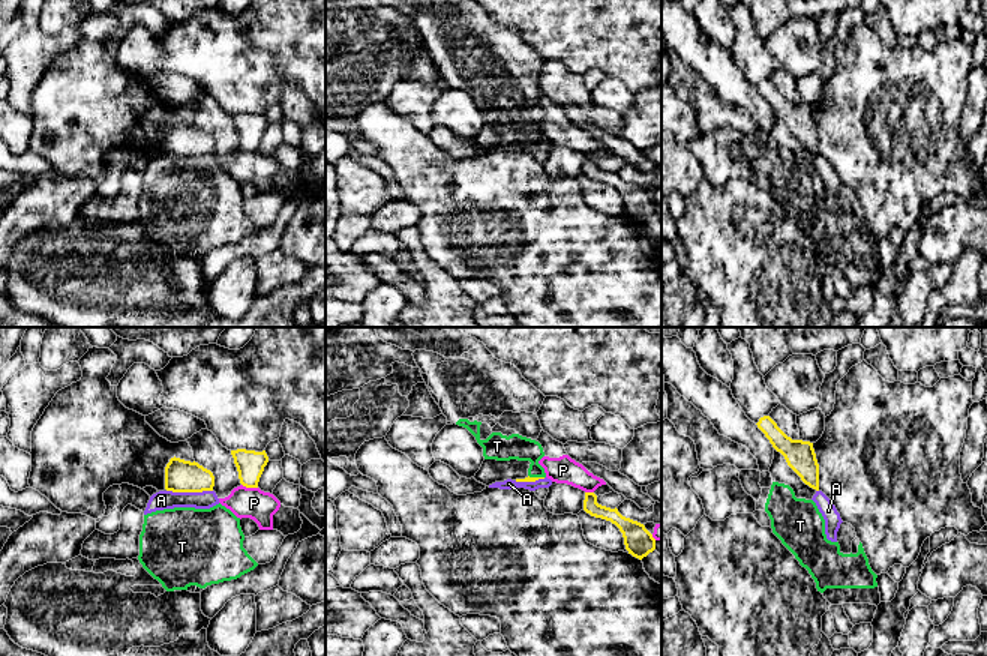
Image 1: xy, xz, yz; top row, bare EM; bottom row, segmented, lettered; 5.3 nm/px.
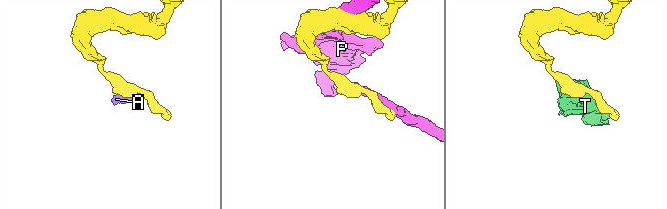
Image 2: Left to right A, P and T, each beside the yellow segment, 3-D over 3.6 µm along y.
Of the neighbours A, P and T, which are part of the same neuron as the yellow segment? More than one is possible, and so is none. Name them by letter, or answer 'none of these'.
none of these

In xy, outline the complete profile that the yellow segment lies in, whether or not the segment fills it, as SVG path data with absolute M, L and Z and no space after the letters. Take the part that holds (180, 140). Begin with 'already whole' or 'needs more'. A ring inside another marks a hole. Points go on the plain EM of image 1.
already whole; M171 122L165 131L165 153L172 156L213 155L214 140L198 126Z

